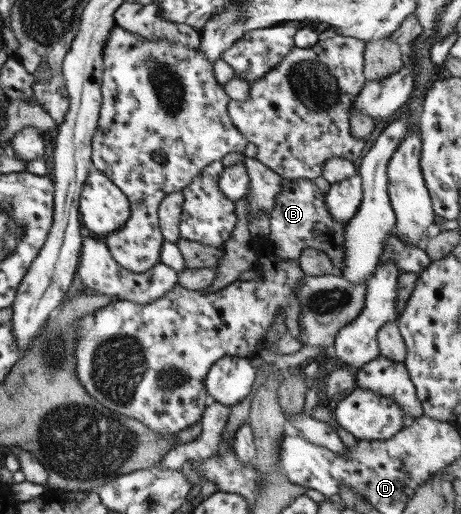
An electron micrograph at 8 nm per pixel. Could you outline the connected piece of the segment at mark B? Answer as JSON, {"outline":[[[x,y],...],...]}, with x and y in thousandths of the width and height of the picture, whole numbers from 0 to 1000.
{"outline":[[[618,348],[610,352],[607,372],[599,377],[597,393],[581,414],[584,453],[573,471],[586,477],[601,498],[612,504],[642,506],[649,492],[664,482],[701,488],[714,502],[722,519],[720,531],[729,537],[744,531],[744,473],[746,432],[731,432],[707,407],[701,377],[690,372],[685,358],[668,348]]]}

